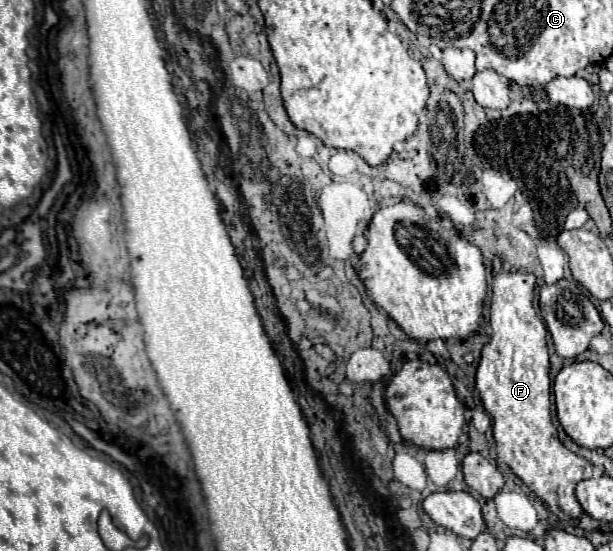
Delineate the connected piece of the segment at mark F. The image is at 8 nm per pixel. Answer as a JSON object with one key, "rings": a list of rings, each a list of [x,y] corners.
{"rings":[[[526,271],[494,273],[490,305],[492,335],[482,349],[476,391],[492,417],[498,459],[504,461],[558,519],[580,519],[584,511],[578,505],[574,489],[578,481],[594,475],[594,467],[584,457],[566,449],[552,425],[550,357],[546,347],[546,325],[532,303],[534,281],[534,275]]]}

